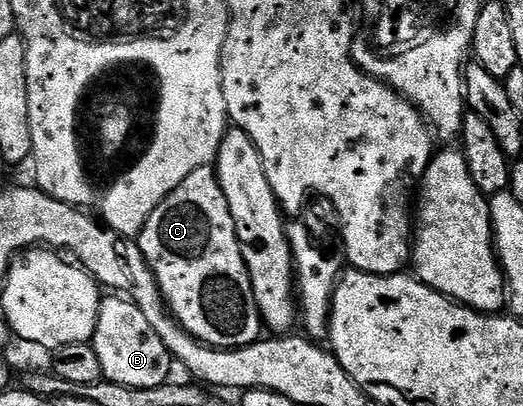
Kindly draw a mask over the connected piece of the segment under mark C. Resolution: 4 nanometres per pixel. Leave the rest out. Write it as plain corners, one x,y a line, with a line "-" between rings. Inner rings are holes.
214,164
197,167
174,189
149,215
137,240
163,298
187,333
216,349
240,349
260,340
255,292

